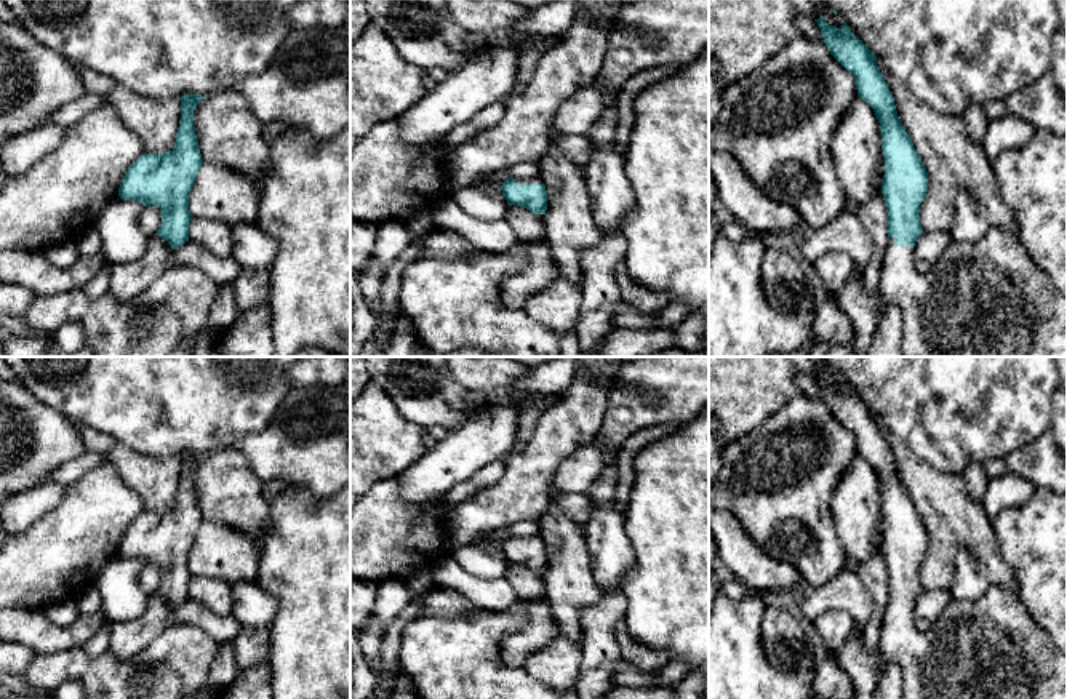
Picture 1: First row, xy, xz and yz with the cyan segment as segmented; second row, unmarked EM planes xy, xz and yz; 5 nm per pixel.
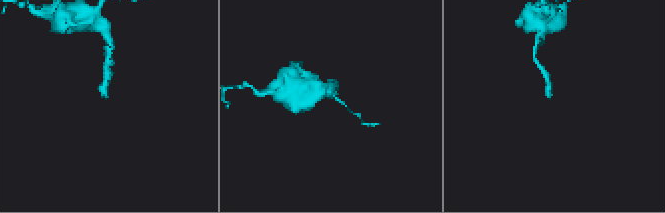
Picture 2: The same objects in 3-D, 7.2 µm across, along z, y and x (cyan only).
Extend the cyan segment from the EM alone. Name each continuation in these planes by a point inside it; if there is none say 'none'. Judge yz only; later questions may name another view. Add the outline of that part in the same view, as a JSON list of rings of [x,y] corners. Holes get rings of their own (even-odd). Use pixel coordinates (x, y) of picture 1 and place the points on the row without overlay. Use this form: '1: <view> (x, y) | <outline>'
1: yz (987, 648) | [[[989,585],[976,600],[952,598],[936,622],[923,632],[915,625],[913,606],[904,603],[896,605],[893,595],[888,595],[883,611],[881,637],[877,651],[899,669],[902,675],[902,699],[1067,699],[1067,656],[1053,645],[1049,635],[1033,621],[1019,595],[1011,593],[1008,589]]]

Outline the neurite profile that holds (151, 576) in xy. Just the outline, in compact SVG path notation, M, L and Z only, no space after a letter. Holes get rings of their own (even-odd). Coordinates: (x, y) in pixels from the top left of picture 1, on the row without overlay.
M150 563L150 565L146 565L141 571L141 576L139 576L139 585L141 589L147 593L147 595L152 595L157 592L157 589L160 587L162 584L162 569L160 566Z

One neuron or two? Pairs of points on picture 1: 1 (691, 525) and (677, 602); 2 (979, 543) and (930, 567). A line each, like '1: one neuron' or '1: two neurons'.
1: one neuron
2: one neuron

